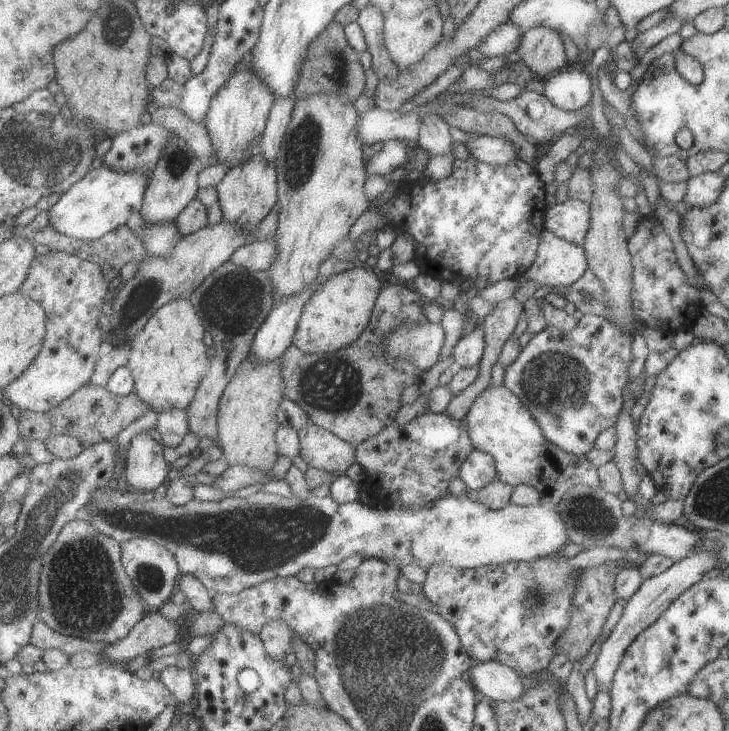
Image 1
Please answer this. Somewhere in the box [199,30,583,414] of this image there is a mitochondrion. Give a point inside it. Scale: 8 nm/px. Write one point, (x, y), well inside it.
(304, 142)

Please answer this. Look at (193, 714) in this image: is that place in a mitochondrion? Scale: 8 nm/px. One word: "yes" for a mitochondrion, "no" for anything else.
no

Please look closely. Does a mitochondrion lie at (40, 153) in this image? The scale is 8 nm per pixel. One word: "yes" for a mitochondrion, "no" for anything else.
yes

